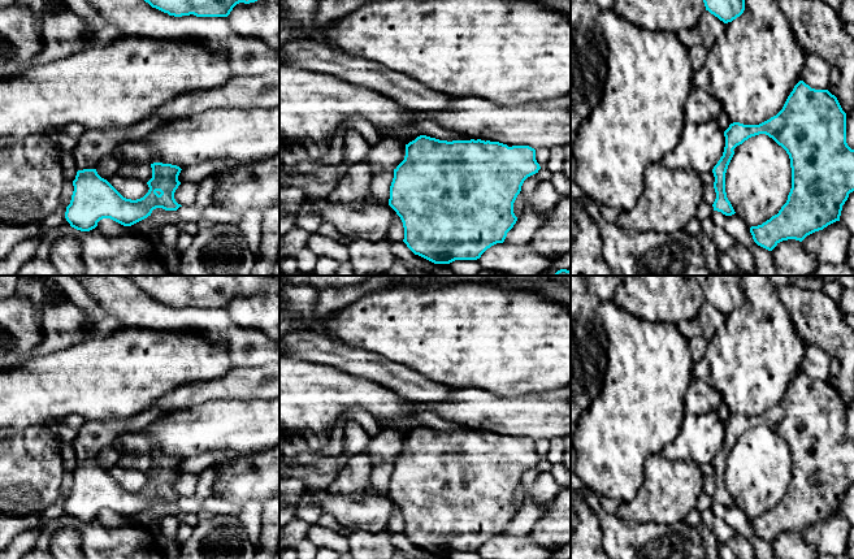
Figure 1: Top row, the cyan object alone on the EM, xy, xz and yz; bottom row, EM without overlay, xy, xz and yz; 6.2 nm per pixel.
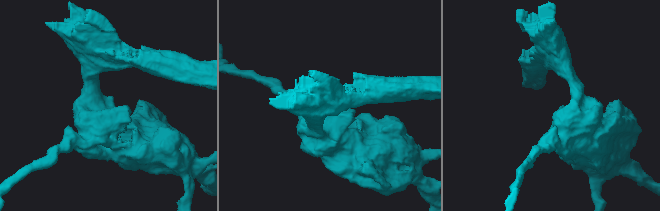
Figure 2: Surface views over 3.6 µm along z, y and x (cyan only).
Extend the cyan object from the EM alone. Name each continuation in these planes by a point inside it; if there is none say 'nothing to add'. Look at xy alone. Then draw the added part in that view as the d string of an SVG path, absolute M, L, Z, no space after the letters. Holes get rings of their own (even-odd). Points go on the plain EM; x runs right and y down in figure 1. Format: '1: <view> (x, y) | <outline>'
nothing to add

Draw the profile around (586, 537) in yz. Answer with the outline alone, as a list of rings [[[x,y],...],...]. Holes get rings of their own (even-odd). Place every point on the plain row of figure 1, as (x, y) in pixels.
[[[571,491],[571,559],[610,559],[603,550],[603,530],[597,514],[578,491]]]

